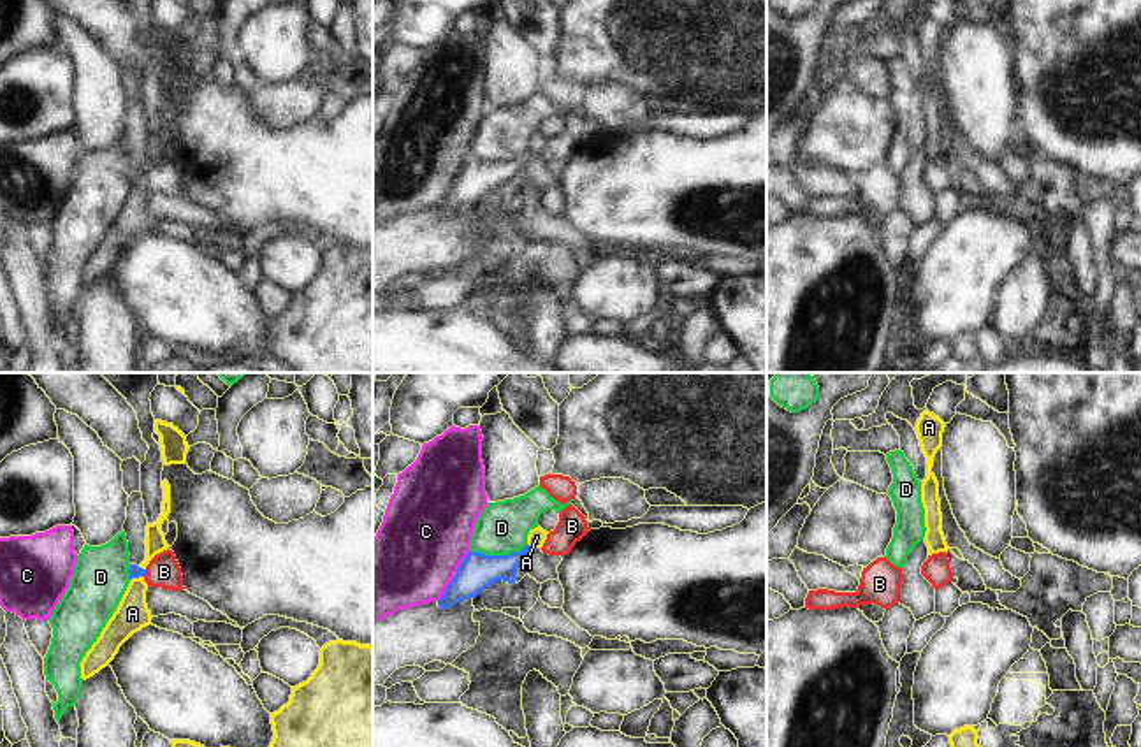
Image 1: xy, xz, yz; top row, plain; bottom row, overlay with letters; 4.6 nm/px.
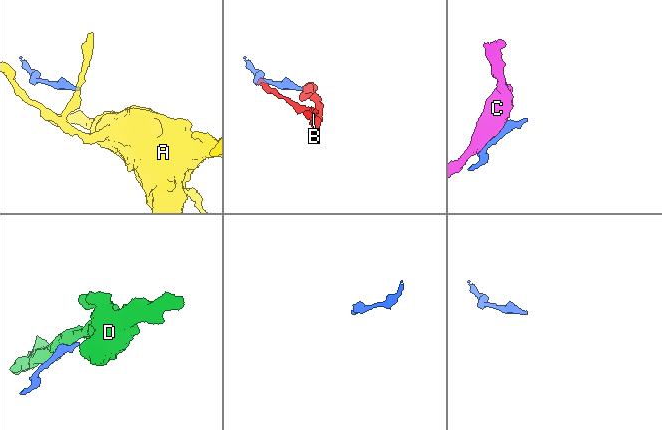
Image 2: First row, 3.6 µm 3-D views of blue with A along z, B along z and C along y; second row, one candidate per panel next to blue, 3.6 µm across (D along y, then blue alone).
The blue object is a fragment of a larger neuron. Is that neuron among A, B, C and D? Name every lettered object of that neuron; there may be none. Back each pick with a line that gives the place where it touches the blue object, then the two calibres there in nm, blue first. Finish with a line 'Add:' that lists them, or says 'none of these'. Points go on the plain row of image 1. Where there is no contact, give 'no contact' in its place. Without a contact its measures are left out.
B: meets blue in xy at (145, 180); 60 nm thick on the blue side, 150 nm on the other
Add: B

